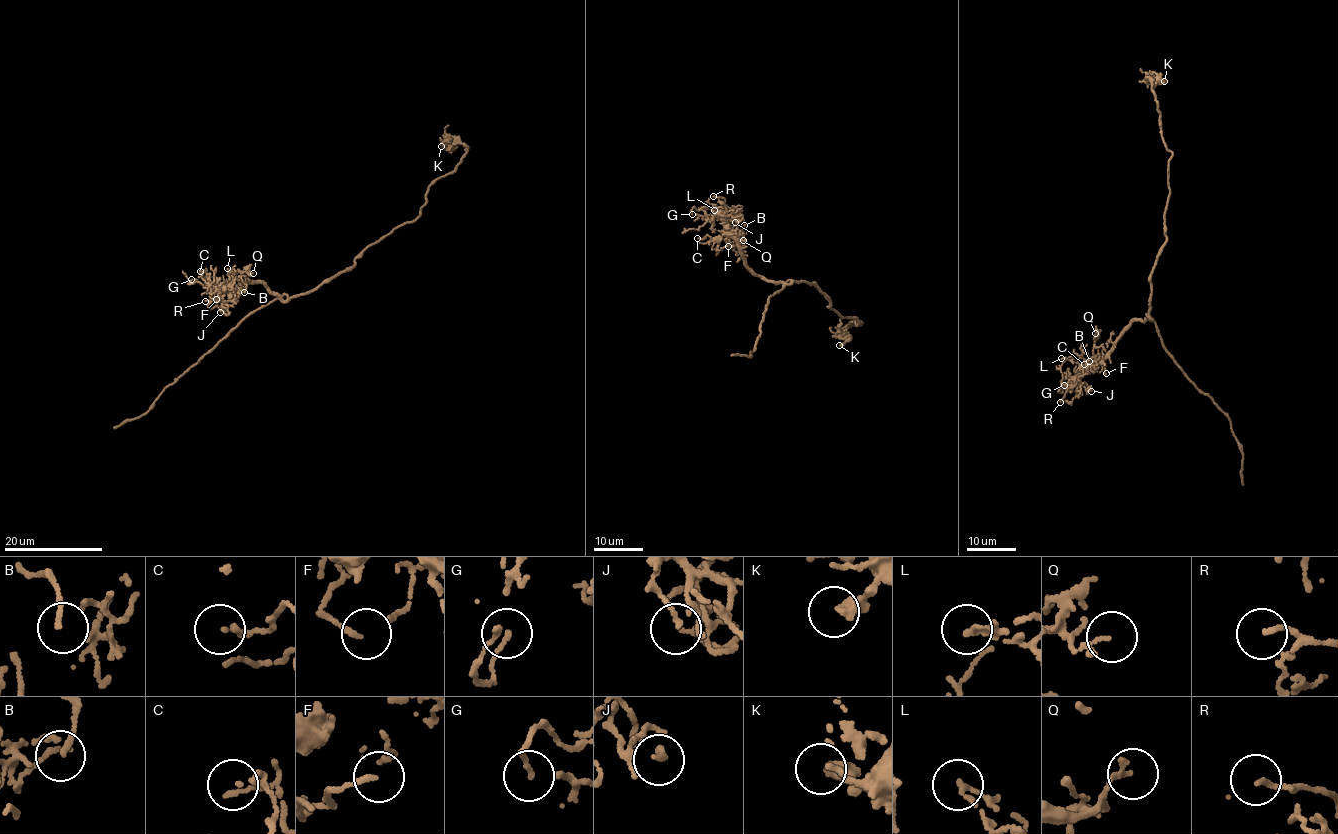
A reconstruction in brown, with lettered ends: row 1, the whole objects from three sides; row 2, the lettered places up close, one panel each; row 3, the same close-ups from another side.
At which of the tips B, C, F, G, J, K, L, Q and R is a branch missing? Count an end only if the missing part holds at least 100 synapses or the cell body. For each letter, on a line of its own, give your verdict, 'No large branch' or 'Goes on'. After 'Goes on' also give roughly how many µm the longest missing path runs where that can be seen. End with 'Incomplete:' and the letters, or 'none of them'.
B: No large branch
C: No large branch
F: No large branch
G: No large branch
J: No large branch
K: No large branch
L: No large branch
Q: No large branch
R: No large branch
Incomplete: none of them

